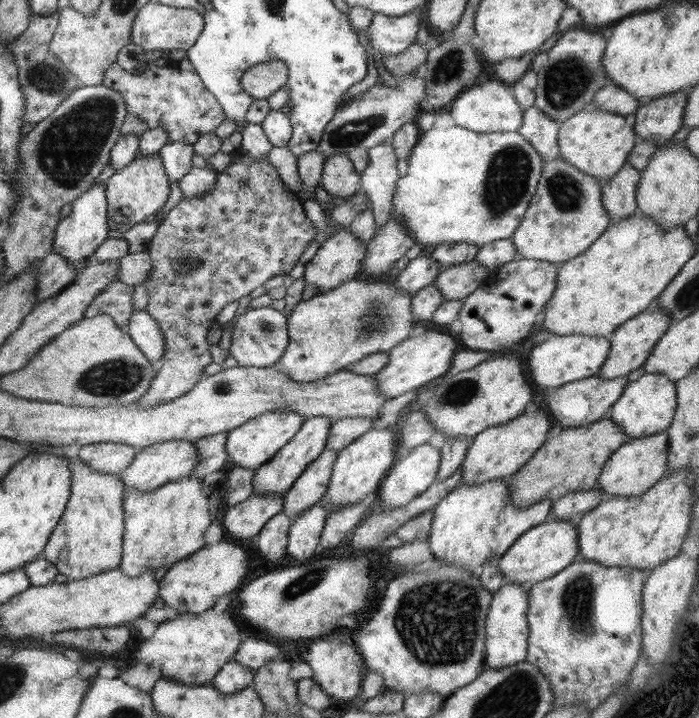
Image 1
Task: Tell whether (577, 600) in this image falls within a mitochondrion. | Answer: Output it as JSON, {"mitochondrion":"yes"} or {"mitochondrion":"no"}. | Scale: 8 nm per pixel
{"mitochondrion":"yes"}

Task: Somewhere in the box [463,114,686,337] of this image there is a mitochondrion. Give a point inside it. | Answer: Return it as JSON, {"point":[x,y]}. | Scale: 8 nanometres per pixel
{"point":[507,177]}

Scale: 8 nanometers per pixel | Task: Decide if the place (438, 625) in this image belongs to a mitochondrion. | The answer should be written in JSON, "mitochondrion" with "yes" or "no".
{"mitochondrion":"yes"}

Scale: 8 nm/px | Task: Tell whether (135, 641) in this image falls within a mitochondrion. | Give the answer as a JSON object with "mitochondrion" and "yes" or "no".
{"mitochondrion":"no"}

